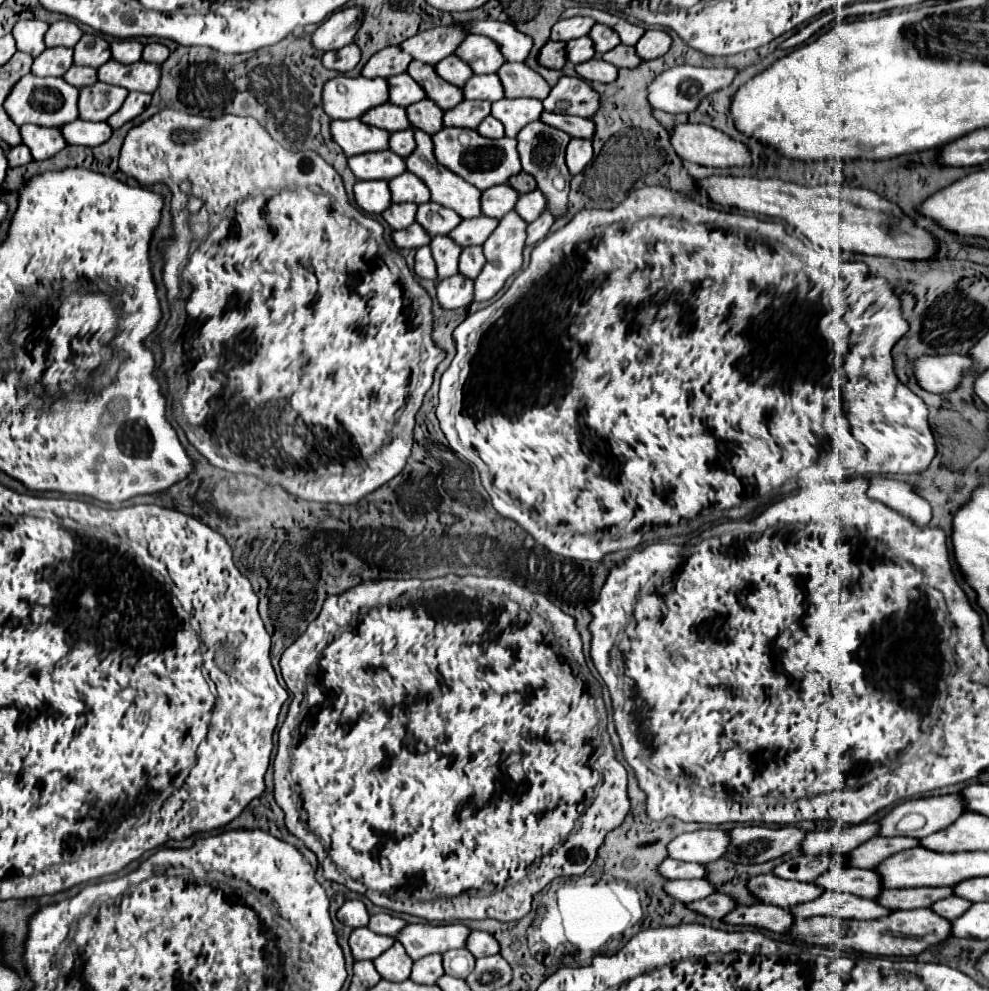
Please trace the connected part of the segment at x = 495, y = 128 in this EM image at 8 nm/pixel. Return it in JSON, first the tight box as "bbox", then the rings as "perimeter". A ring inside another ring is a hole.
{"bbox":[477,115,505,139],"perimeter":[[[489,115],[489,117],[477,127],[477,131],[479,131],[481,135],[485,135],[485,137],[491,137],[491,139],[499,139],[499,137],[505,135],[505,127],[503,127],[501,121],[495,119],[493,115]]]}

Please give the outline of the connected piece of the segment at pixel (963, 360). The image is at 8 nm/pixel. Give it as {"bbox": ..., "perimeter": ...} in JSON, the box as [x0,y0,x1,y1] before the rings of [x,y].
{"bbox":[915,355,973,393],"perimeter":[[[935,355],[921,357],[915,363],[915,377],[921,379],[921,387],[931,393],[947,393],[957,389],[961,375],[973,365],[971,357],[963,355]]]}

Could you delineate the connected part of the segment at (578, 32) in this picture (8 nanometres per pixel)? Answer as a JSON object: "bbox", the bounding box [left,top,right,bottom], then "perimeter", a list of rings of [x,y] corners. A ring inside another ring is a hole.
{"bbox":[551,17,595,41],"perimeter":[[[571,17],[571,19],[561,19],[553,25],[551,29],[551,39],[553,41],[571,41],[571,39],[579,39],[583,35],[589,35],[591,27],[595,25],[595,21],[591,17]]]}

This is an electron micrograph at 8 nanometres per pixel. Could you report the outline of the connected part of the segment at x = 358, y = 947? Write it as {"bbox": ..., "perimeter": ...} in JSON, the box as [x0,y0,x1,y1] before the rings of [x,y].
{"bbox":[349,927,395,961],"perimeter":[[[367,927],[355,929],[355,931],[351,933],[351,937],[349,937],[349,945],[351,945],[353,957],[355,957],[357,961],[361,961],[361,959],[375,959],[375,957],[379,957],[383,951],[387,951],[393,943],[395,943],[393,937],[373,933],[373,931],[367,929]]]}

